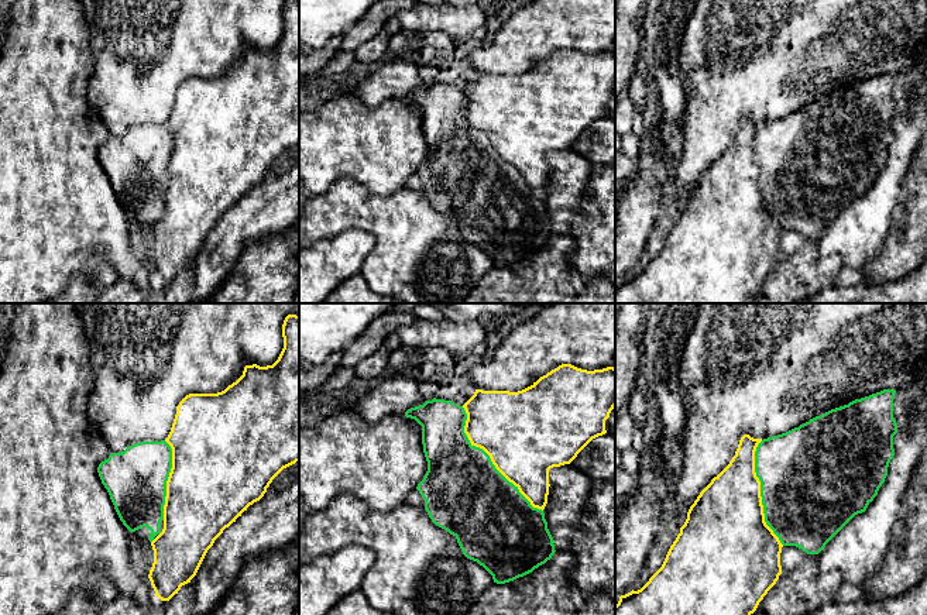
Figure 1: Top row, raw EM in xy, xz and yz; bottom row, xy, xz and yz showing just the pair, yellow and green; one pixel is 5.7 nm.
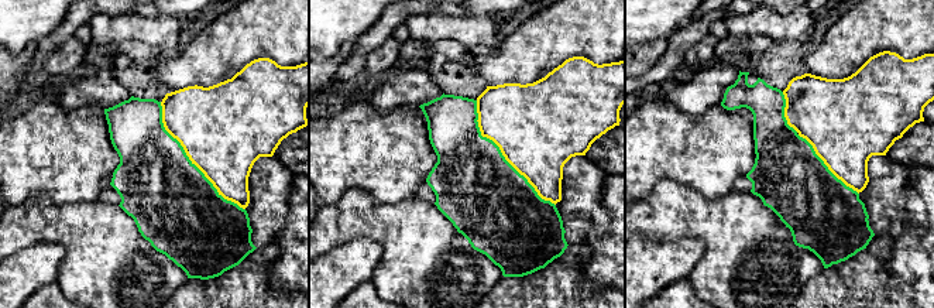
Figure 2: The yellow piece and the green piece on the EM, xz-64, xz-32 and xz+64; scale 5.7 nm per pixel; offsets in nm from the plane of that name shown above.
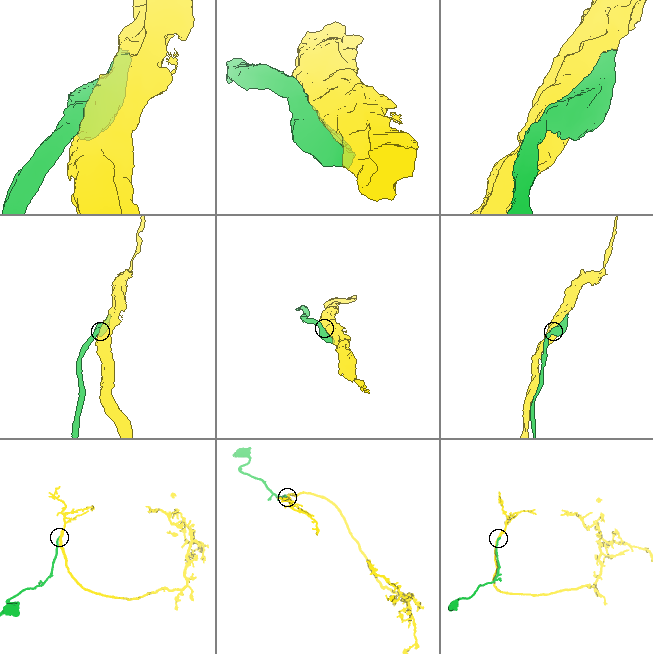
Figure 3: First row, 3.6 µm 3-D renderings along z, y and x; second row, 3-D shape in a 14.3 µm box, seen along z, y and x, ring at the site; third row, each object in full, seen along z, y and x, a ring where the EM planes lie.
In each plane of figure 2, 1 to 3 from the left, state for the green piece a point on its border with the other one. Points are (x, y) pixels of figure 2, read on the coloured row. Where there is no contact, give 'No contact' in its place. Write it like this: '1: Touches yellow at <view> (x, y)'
1: Touches yellow at xz-64 (189, 158)
2: Touches yellow at xz-32 (502, 154)
3: Touches yellow at xz+64 (826, 164)

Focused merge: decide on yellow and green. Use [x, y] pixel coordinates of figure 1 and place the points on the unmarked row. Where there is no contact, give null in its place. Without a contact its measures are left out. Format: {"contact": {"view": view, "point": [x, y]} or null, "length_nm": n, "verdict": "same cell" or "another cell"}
{"contact": {"view": "xz", "point": [490, 141]}, "length_nm": 750, "verdict": "same cell"}

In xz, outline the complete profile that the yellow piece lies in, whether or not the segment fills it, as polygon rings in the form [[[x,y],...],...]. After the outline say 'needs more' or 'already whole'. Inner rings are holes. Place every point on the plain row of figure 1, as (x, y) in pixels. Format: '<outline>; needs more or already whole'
[[[562,48],[531,71],[518,75],[483,75],[463,89],[426,85],[405,96],[422,110],[428,155],[416,173],[432,206],[457,223],[463,238],[483,250],[494,267],[505,268],[532,257],[555,238],[555,224],[543,193],[549,179],[549,154],[570,148],[595,121],[607,117],[605,104],[615,92],[615,52],[587,55]]]; needs more

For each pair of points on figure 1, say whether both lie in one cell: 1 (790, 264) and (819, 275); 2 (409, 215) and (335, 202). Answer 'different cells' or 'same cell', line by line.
1: same cell
2: same cell

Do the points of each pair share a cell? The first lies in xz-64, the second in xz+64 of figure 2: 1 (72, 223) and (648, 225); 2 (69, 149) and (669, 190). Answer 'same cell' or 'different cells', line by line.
1: same cell
2: different cells

